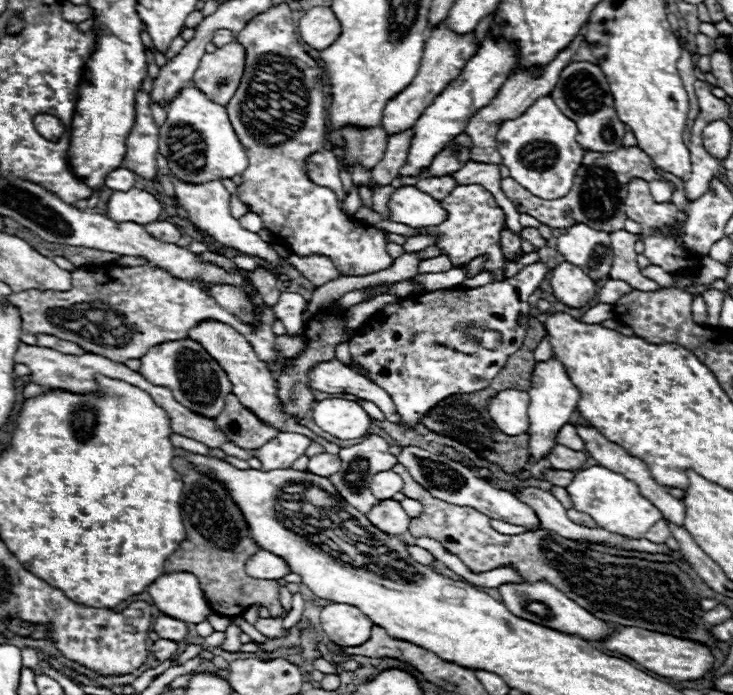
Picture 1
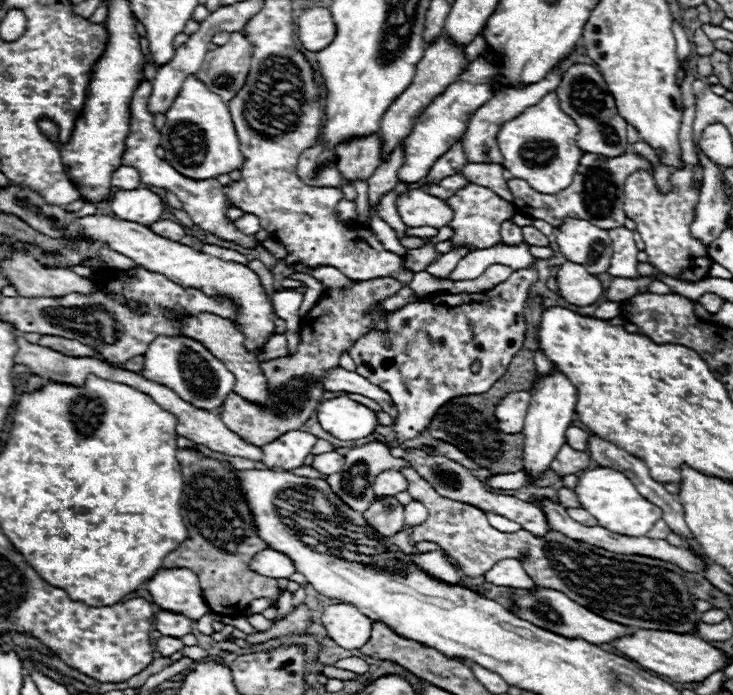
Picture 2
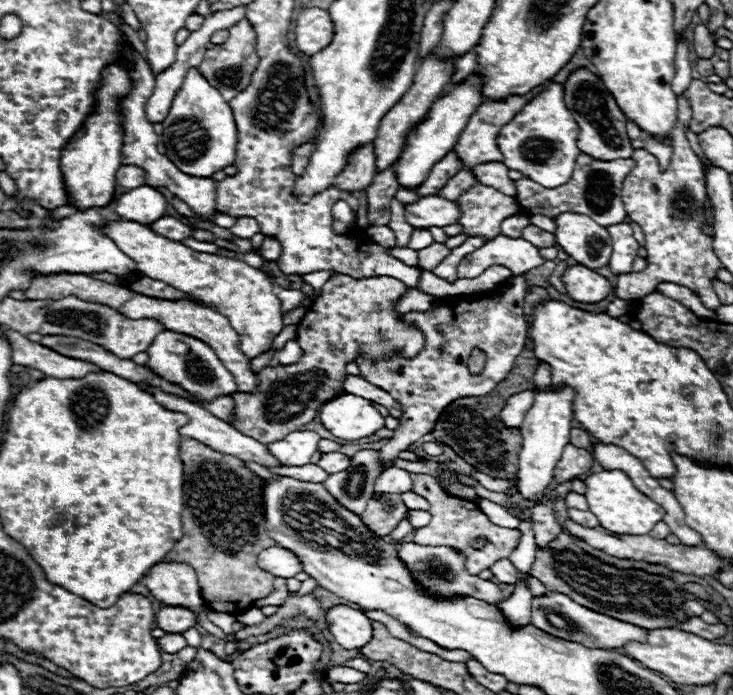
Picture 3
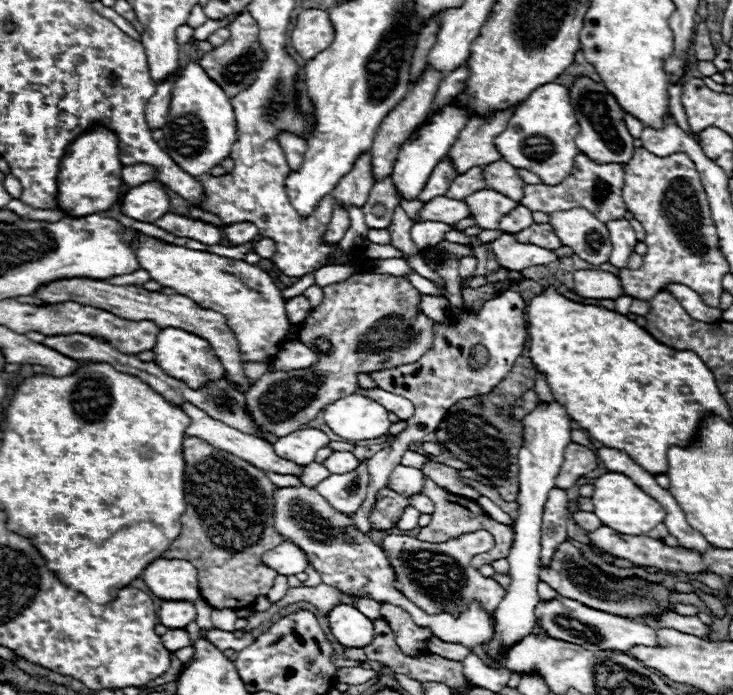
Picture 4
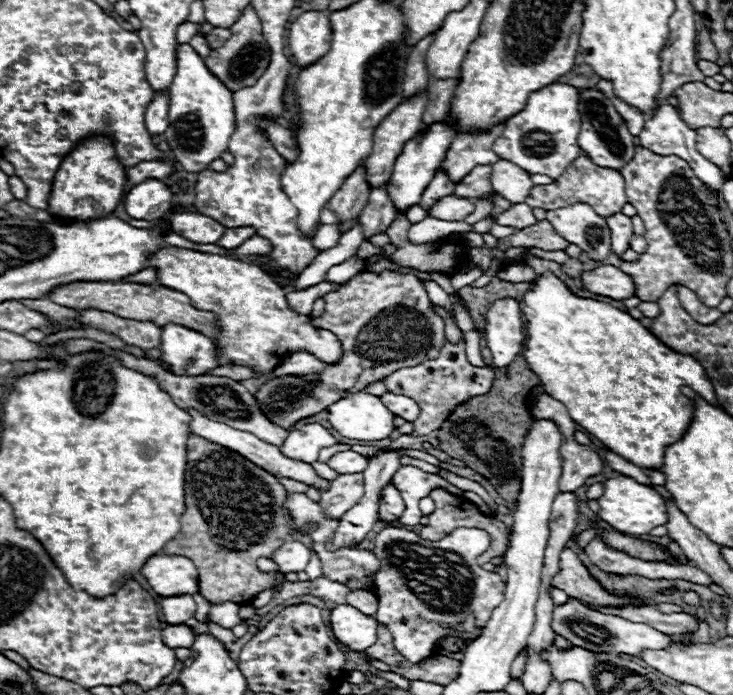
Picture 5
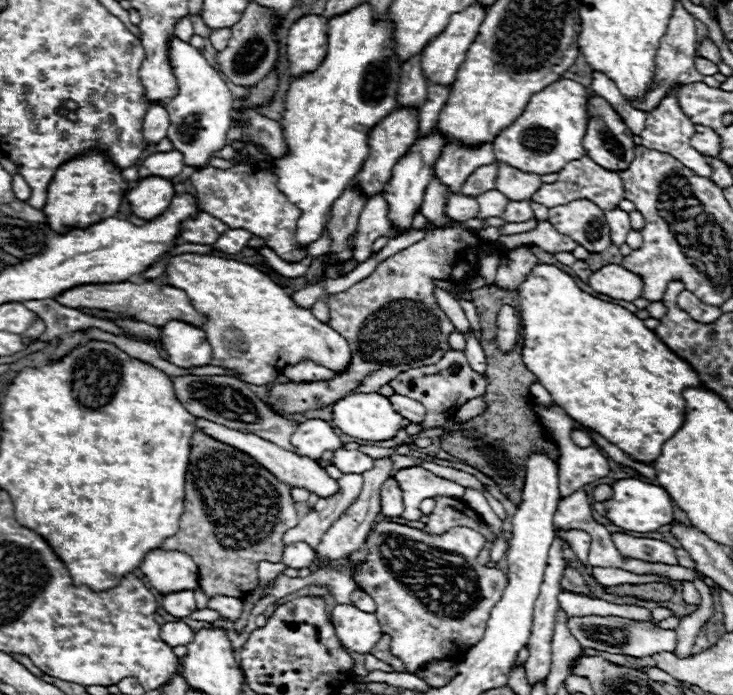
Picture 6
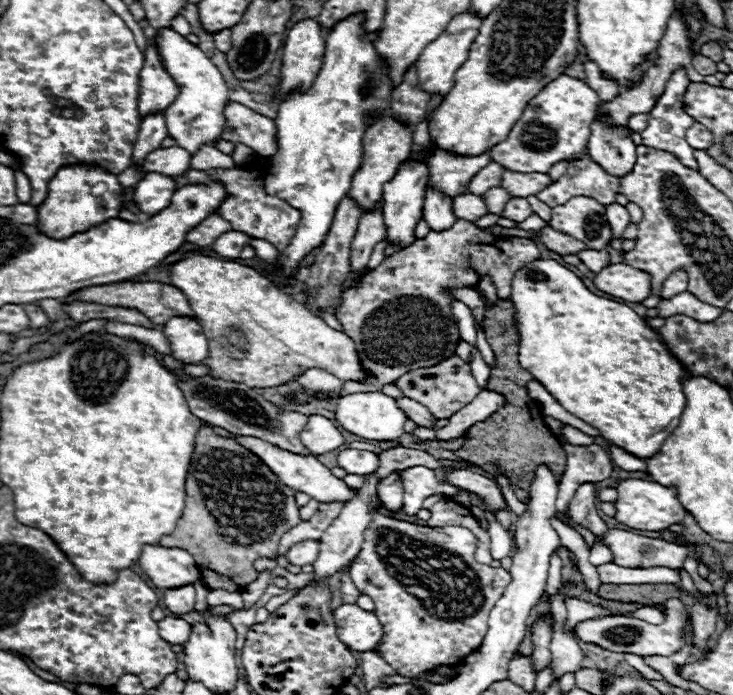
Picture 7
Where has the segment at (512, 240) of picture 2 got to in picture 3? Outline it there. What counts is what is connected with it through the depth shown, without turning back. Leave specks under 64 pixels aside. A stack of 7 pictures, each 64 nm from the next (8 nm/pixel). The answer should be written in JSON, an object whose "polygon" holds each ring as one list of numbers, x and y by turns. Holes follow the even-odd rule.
{"polygon":[[516,214,516,216,510,216,502,222,502,234,508,236,508,238,520,238,520,232,530,224,528,216,526,214]]}

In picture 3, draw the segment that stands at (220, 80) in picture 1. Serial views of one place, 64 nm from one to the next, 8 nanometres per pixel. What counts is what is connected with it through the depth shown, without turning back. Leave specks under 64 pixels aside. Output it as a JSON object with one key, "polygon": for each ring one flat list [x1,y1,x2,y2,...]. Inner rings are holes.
{"polygon":[[244,18,240,24,230,28,230,38,224,44,214,46,212,50,206,50,204,60,200,64,200,72,224,96,224,100,230,102,238,92,242,92,250,84,250,76,256,70,256,64,258,64,256,34,250,22]]}

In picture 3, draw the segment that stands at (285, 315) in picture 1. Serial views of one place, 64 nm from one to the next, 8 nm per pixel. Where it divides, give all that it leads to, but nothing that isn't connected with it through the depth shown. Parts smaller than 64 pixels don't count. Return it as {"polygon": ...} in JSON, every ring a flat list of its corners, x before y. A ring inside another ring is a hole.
{"polygon":[[280,290,276,296,278,296,278,300,280,300,280,310,282,310,282,314,294,310,294,308,302,302,302,298,304,298,304,294,302,294,300,290],[288,340,284,344,284,348,274,356,274,360,270,364,290,364,296,362,300,358,300,346,296,340]]}

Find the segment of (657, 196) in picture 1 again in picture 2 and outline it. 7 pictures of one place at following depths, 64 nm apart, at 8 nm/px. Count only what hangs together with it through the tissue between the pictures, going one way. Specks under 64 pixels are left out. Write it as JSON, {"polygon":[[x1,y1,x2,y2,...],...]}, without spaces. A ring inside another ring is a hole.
{"polygon":[[658,164,656,172,654,172,654,178,656,178,656,188,660,188,660,192,670,192,670,184,668,184,668,174,670,170,662,164]]}

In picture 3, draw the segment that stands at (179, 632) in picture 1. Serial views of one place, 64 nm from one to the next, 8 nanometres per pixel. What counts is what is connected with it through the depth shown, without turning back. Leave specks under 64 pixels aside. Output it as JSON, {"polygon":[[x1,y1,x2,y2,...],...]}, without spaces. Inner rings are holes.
{"polygon":[[164,606,156,614,156,626,162,628,164,632,186,632,196,624,196,616,186,610,186,608,174,608,174,606]]}

